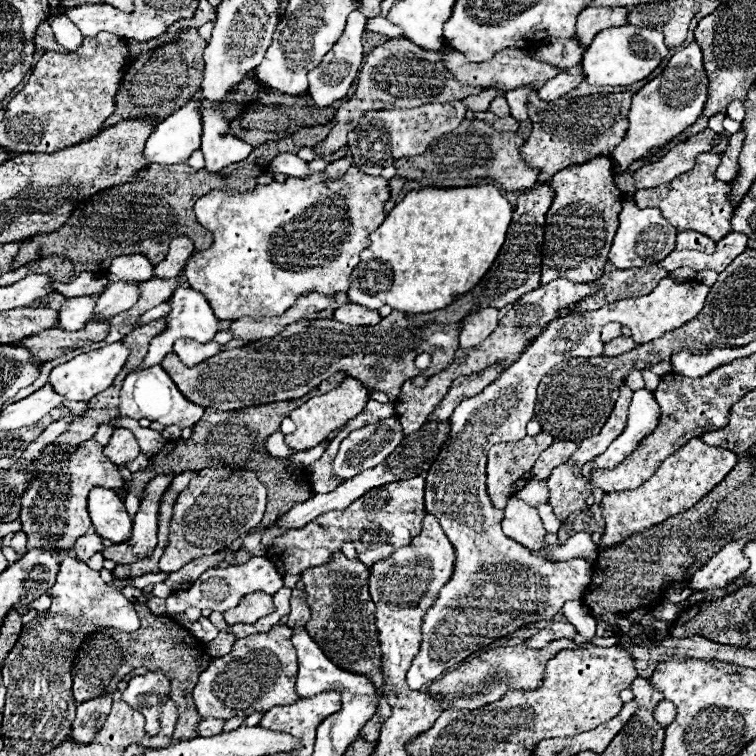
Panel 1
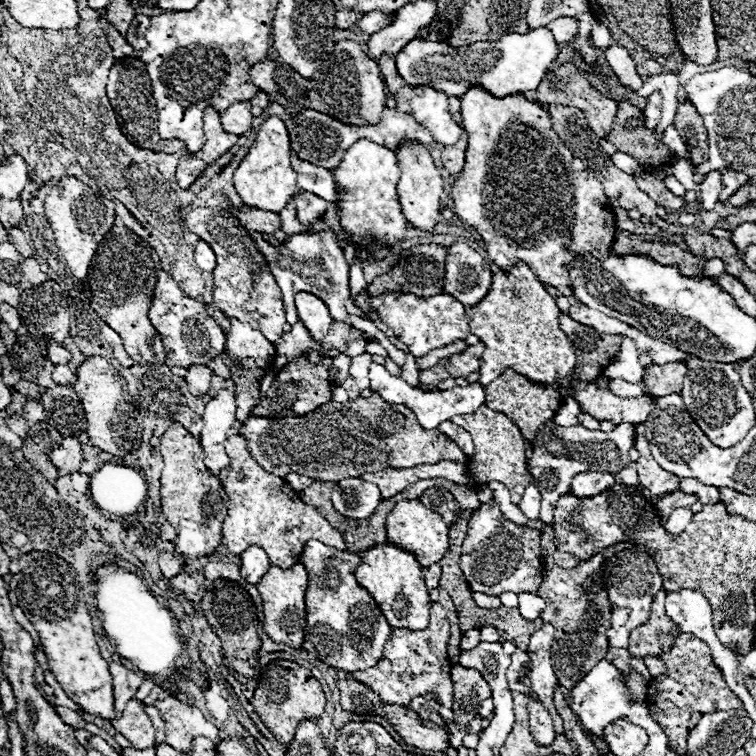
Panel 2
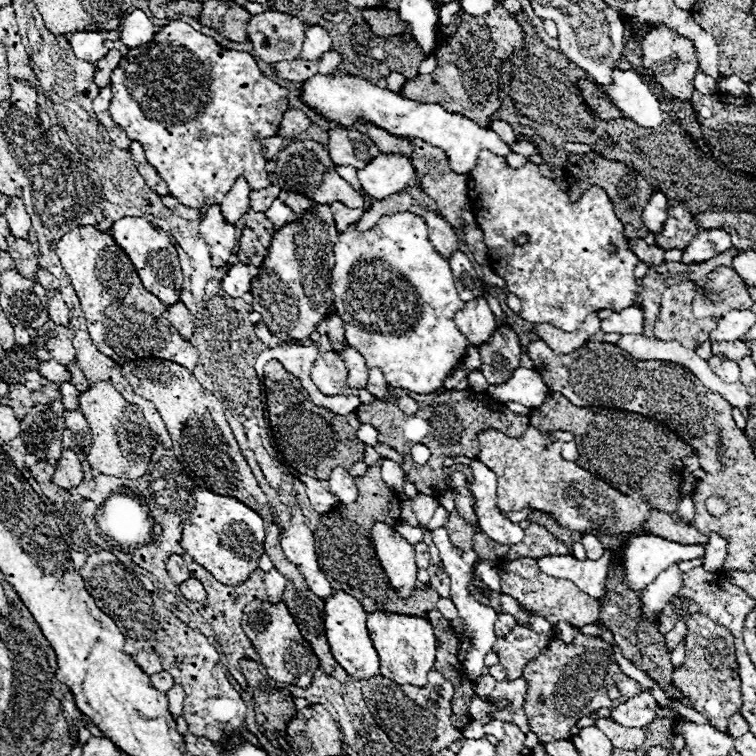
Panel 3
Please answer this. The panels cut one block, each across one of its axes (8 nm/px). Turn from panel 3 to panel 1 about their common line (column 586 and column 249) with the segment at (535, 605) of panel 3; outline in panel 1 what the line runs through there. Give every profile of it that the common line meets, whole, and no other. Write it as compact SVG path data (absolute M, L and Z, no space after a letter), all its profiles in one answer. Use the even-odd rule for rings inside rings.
M254 592L248 594L240 600L240 604L236 608L232 608L230 612L224 612L224 618L228 624L254 624L256 620L272 614L276 608L272 604L272 598L264 592Z

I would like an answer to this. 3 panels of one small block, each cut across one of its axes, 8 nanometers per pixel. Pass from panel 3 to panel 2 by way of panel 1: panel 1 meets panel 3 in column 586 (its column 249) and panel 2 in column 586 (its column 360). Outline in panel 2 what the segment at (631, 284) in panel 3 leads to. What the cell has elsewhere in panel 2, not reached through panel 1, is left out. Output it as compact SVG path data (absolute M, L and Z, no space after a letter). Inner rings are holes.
M480 86L468 88L462 96L462 126L468 132L466 166L462 176L452 186L456 216L478 230L488 246L488 256L498 268L512 266L516 260L526 262L544 286L570 288L568 272L562 264L574 264L572 252L590 252L594 258L604 260L616 234L614 214L602 184L586 182L586 172L572 170L572 152L552 130L550 116L540 104L526 100L522 94L496 98Z

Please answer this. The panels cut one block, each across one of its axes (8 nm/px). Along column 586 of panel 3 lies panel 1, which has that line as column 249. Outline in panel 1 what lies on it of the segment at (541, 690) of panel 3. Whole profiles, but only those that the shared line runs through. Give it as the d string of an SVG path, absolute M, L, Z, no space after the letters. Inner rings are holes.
M276 624L270 632L254 632L236 640L226 656L214 658L198 678L194 704L202 718L222 720L250 716L252 712L270 710L274 706L288 706L298 700L294 690L296 674L298 662L292 646L292 630L286 624Z

